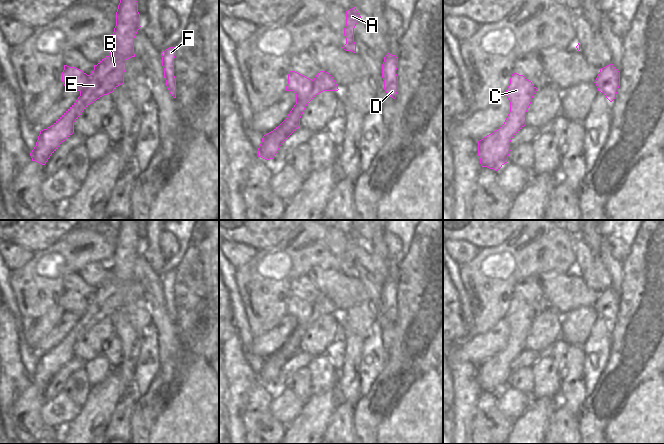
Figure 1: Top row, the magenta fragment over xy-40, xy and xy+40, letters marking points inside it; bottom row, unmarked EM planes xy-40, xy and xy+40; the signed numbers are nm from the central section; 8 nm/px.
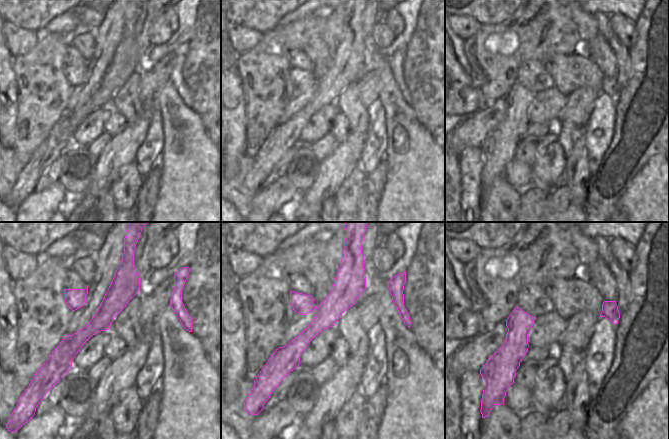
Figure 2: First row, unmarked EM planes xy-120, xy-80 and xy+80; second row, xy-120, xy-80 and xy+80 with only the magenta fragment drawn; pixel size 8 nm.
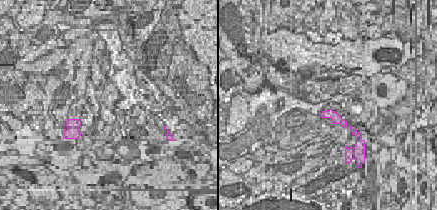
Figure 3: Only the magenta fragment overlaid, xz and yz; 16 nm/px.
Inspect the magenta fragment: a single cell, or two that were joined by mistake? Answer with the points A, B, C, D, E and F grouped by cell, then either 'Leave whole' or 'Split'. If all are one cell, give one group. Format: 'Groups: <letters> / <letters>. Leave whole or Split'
Groups: A B D E F / C. Split.

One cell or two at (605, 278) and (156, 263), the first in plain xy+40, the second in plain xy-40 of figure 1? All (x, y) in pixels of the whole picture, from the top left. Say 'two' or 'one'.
one

